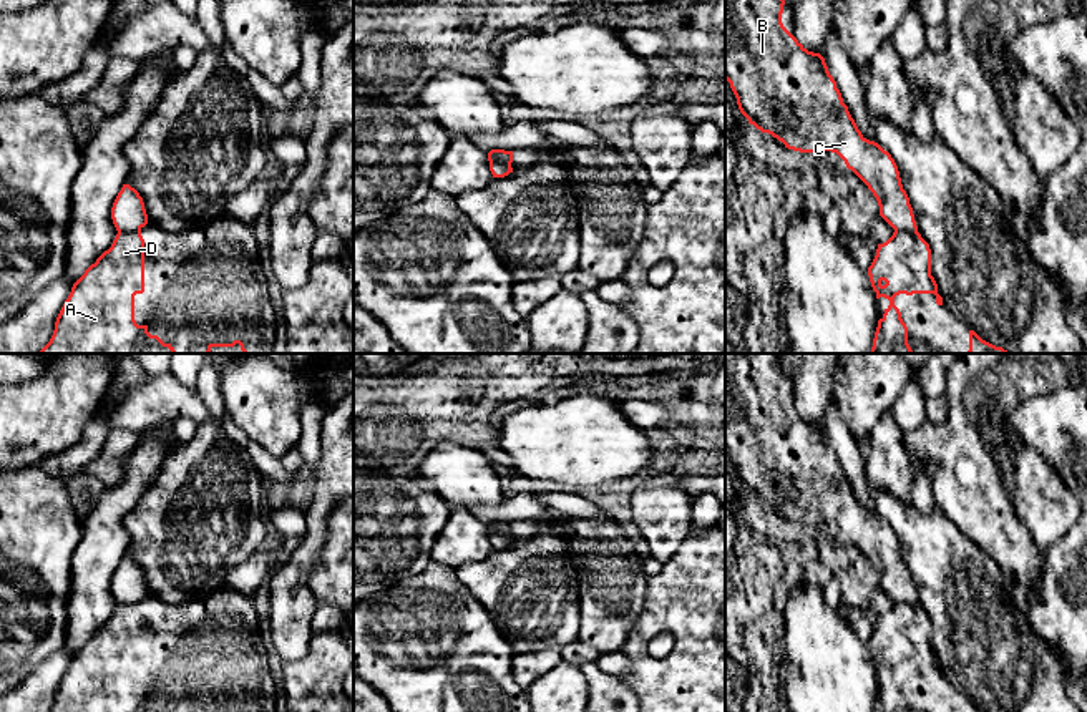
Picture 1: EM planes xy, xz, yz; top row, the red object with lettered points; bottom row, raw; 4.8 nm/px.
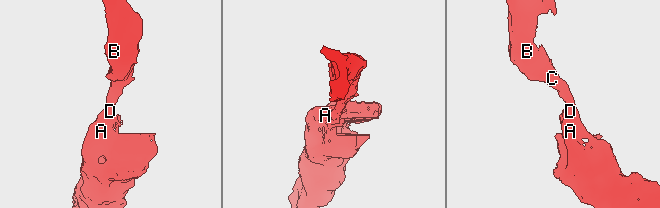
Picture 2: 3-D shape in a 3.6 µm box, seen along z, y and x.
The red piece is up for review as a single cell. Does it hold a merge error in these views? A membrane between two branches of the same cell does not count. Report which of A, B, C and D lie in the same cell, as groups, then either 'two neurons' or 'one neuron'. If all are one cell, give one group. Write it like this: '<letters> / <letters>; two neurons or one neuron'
A D / B C; two neurons

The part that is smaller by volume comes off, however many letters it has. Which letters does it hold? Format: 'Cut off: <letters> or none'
Cut off: B, C

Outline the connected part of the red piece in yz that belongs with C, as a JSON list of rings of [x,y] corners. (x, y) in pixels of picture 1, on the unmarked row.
[[[725,354],[725,451],[740,485],[785,519],[836,524],[873,564],[880,588],[894,601],[918,604],[898,538],[878,514],[866,511],[843,475],[836,453],[820,425],[808,423],[782,395],[782,354]]]

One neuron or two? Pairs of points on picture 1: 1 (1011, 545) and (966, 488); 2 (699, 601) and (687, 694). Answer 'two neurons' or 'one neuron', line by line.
1: one neuron
2: one neuron

